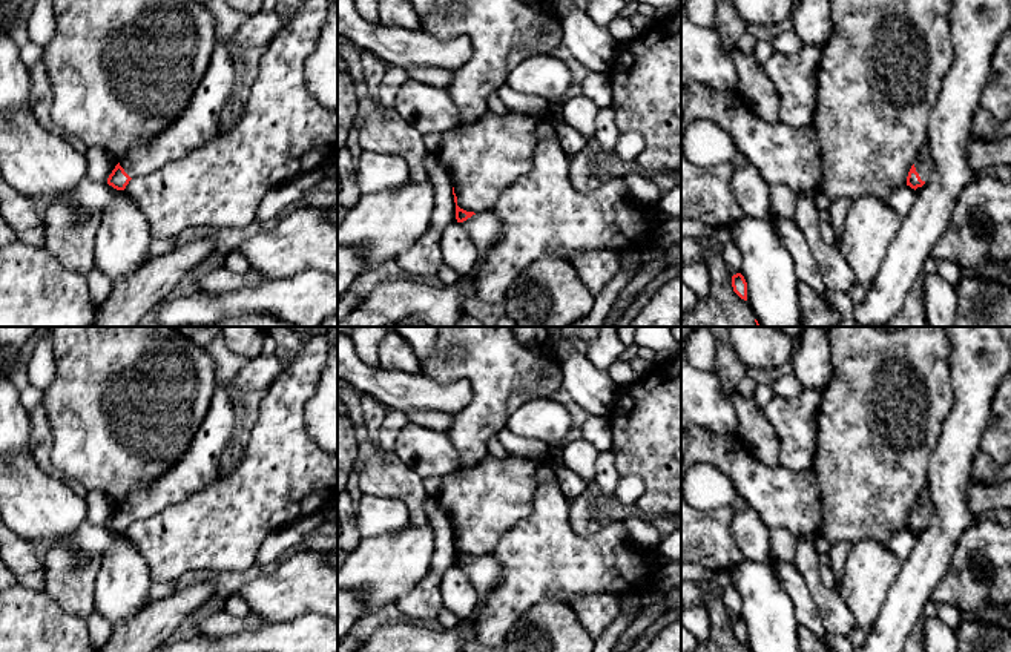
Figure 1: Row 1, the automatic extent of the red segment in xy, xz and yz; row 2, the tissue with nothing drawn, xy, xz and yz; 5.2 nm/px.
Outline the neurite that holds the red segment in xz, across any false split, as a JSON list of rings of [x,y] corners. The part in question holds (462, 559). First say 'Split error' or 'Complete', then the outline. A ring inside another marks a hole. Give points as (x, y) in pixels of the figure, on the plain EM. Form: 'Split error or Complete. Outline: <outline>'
Split error. Outline: [[[453,531],[453,538],[454,538],[454,546],[456,546],[456,563],[457,563],[457,566],[460,566],[460,568],[463,569],[463,572],[468,575],[468,578],[471,580],[471,583],[474,584],[474,588],[476,588],[476,591],[477,591],[477,598],[479,598],[479,600],[477,600],[477,608],[476,608],[474,614],[473,614],[468,620],[460,621],[460,624],[459,624],[457,627],[454,627],[454,629],[451,629],[451,631],[442,631],[442,632],[431,631],[431,629],[425,629],[425,627],[420,627],[420,626],[416,626],[416,624],[411,624],[411,623],[384,623],[384,624],[380,624],[379,627],[374,629],[374,632],[370,635],[370,638],[365,640],[356,652],[463,652],[463,650],[462,650],[462,646],[463,646],[463,643],[466,641],[466,637],[471,635],[471,632],[473,632],[474,621],[476,621],[476,617],[477,617],[479,609],[480,609],[480,604],[482,604],[480,601],[482,601],[482,600],[494,589],[494,586],[502,580],[503,568],[502,568],[502,565],[500,565],[492,555],[474,557],[474,555],[466,555],[466,554],[460,552],[460,551],[457,549],[457,540],[456,540],[456,537],[454,537],[454,531]]]

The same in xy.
Split error. Outline: [[[215,385],[210,408],[183,457],[156,482],[133,488],[127,502],[118,505],[109,519],[107,528],[124,534],[132,522],[152,517],[209,486],[219,476],[219,459],[233,440],[233,431],[233,390]]]

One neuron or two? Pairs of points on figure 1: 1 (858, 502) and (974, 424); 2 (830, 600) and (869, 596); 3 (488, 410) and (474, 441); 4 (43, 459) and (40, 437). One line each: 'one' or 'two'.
1: two
2: two
3: one
4: one

